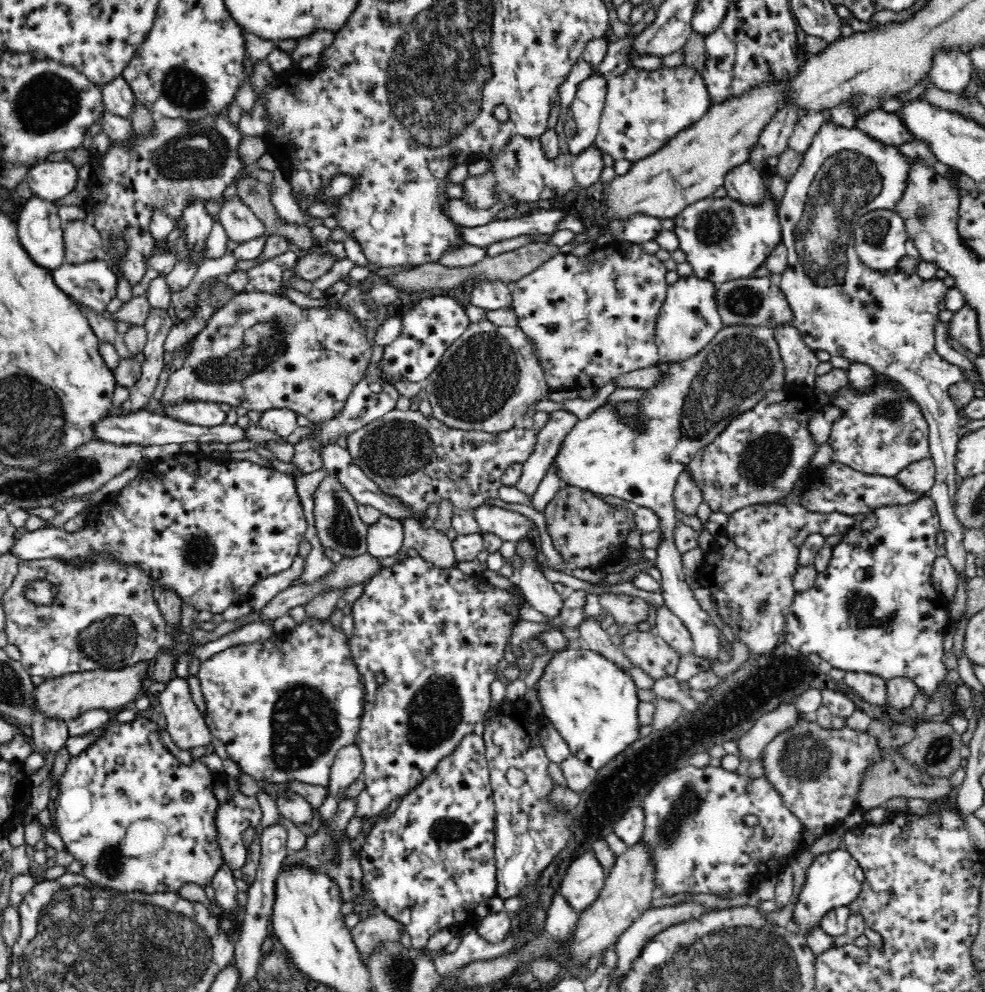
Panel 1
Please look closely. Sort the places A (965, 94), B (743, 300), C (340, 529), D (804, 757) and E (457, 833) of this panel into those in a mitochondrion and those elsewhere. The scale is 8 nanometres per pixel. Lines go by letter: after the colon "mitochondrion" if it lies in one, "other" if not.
A: other
B: mitochondrion
C: mitochondrion
D: mitochondrion
E: mitochondrion

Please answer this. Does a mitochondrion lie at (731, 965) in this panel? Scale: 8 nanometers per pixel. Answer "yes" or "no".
yes

